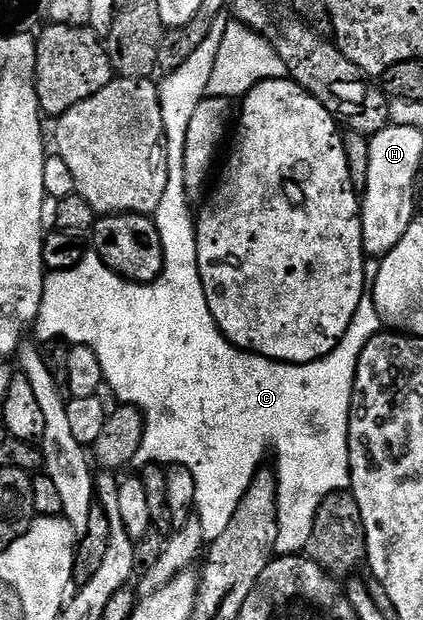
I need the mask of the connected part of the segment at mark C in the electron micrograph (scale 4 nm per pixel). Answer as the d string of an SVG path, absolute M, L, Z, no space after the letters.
M224 17L217 18L215 24L211 24L211 32L207 32L207 40L203 40L203 44L199 44L199 48L195 48L195 52L191 52L191 57L184 64L179 64L179 68L175 68L175 72L164 75L159 82L159 104L161 105L163 124L165 125L165 151L167 152L167 172L169 173L167 188L163 191L163 200L159 204L155 215L156 224L161 230L161 243L165 253L165 266L161 269L161 275L154 282L129 282L125 278L120 278L111 268L107 268L107 264L96 254L86 253L85 259L75 268L54 270L48 275L47 318L49 314L49 322L45 322L46 320L38 321L35 326L35 334L37 330L38 336L36 335L36 337L42 343L64 340L74 346L91 348L95 352L95 356L99 356L99 364L103 368L104 385L107 390L109 386L110 392L118 398L116 400L118 403L134 406L145 418L143 444L137 453L138 459L144 460L146 458L144 461L149 464L185 466L191 472L191 476L195 476L195 514L199 524L203 524L203 536L206 543L214 542L219 536L223 536L223 530L227 528L227 524L231 524L231 516L235 516L235 508L239 508L239 504L243 500L247 488L253 482L253 478L257 475L257 471L262 469L264 462L261 461L264 460L265 453L273 446L274 452L277 453L275 473L277 475L277 519L279 520L276 553L281 556L287 554L300 555L308 547L311 540L311 528L315 524L319 504L323 504L325 497L333 494L336 490L350 489L349 409L353 399L353 381L357 375L359 356L363 356L363 348L367 348L367 344L374 336L382 333L383 327L379 312L375 308L372 293L367 292L363 296L363 300L359 300L359 308L355 312L347 332L341 337L339 344L330 354L314 362L294 364L291 362L273 362L269 358L264 358L262 354L251 354L248 350L240 350L238 346L232 346L226 340L225 333L219 328L219 324L215 324L215 316L211 316L211 308L207 304L207 296L203 292L203 280L199 276L195 210L194 207L189 207L191 199L187 192L185 173L183 172L183 148L187 148L187 124L191 124L191 119L195 117L195 108L199 108L199 104L206 96L237 100L248 94L253 86L257 86L267 79L279 79L288 75L282 57L279 56L277 50L270 45L264 35L250 29L245 23L236 20L229 21L230 23L225 28L225 21Z

